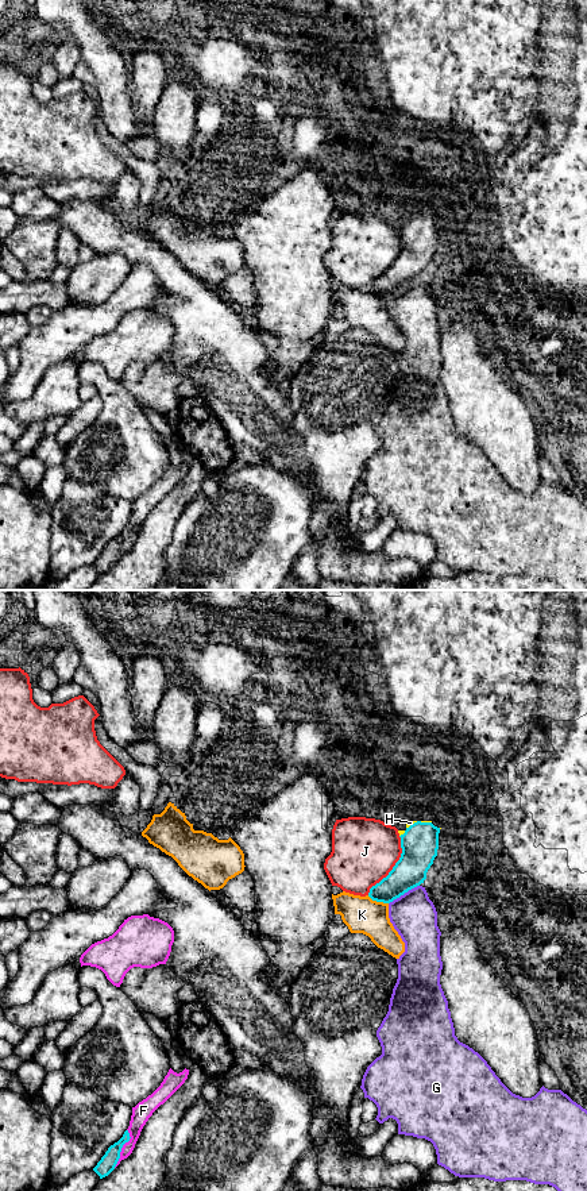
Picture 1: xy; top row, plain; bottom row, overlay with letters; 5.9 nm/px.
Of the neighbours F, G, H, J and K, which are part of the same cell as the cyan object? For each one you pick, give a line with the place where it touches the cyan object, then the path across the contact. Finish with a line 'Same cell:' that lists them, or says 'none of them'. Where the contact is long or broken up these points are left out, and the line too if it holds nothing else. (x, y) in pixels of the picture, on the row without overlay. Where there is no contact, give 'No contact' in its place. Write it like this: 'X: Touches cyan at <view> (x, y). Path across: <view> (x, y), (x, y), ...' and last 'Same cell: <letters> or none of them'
H: Touches cyan at xy (412, 219). Path across: xy (420, 238), (420, 231), (412, 219), (410, 218)
Same cell: H

